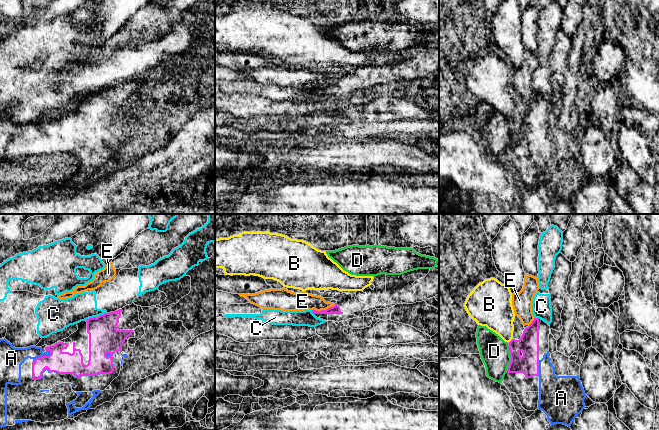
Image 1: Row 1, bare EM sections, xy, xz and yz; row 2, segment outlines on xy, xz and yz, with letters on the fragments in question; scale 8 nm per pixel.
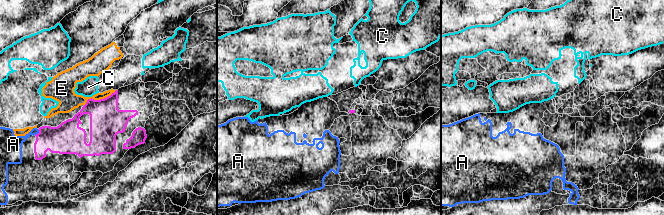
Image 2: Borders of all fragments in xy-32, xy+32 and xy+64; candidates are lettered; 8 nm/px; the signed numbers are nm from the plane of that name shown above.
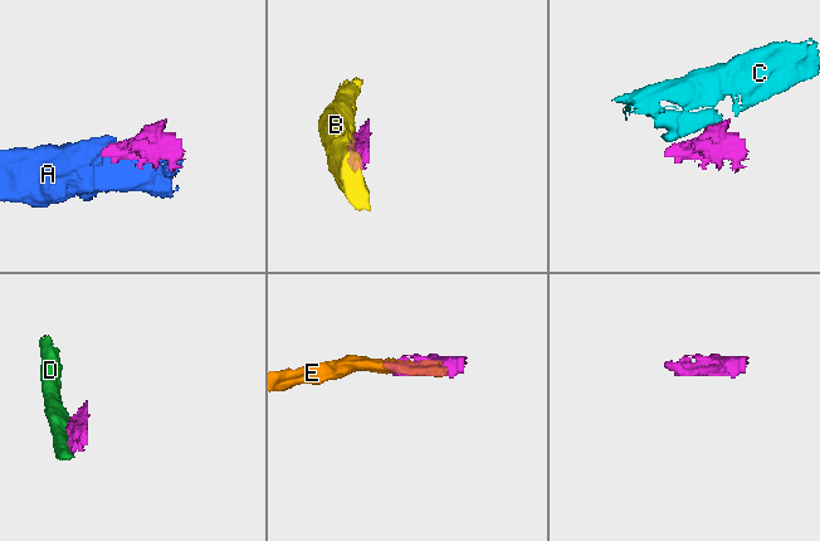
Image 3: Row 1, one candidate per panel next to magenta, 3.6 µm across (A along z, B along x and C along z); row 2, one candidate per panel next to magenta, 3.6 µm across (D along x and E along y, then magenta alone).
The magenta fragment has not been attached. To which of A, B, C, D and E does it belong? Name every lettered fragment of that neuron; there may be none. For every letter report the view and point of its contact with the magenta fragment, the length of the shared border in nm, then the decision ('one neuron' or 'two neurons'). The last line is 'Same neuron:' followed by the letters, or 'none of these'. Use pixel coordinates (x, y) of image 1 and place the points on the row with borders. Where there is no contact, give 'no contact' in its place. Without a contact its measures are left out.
A: meets magenta in xy at (41, 356); contact 190 nm long; one neuron
B: meets magenta in yz at (510, 341); contact 40 nm long; two neurons
C: meets magenta in xy at (90, 318); contact 90 nm long; two neurons
D: meets magenta in yz at (511, 359); contact 220 nm long; two neurons
E: meets magenta in xz at (323, 310); contact 200 nm long; two neurons
Same neuron: A

